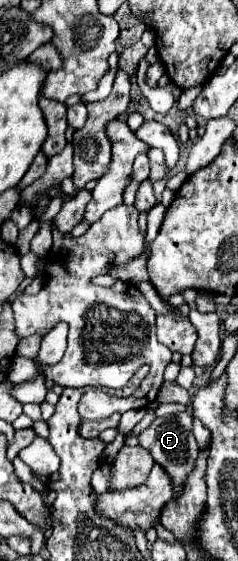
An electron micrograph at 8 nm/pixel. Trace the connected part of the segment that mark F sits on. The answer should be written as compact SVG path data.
M178 413L178 415L166 415L156 419L148 429L144 429L140 435L140 445L148 449L158 465L166 469L166 473L172 477L174 483L174 495L182 491L182 481L186 473L194 467L194 457L198 457L198 443L192 435L192 415L190 413Z

